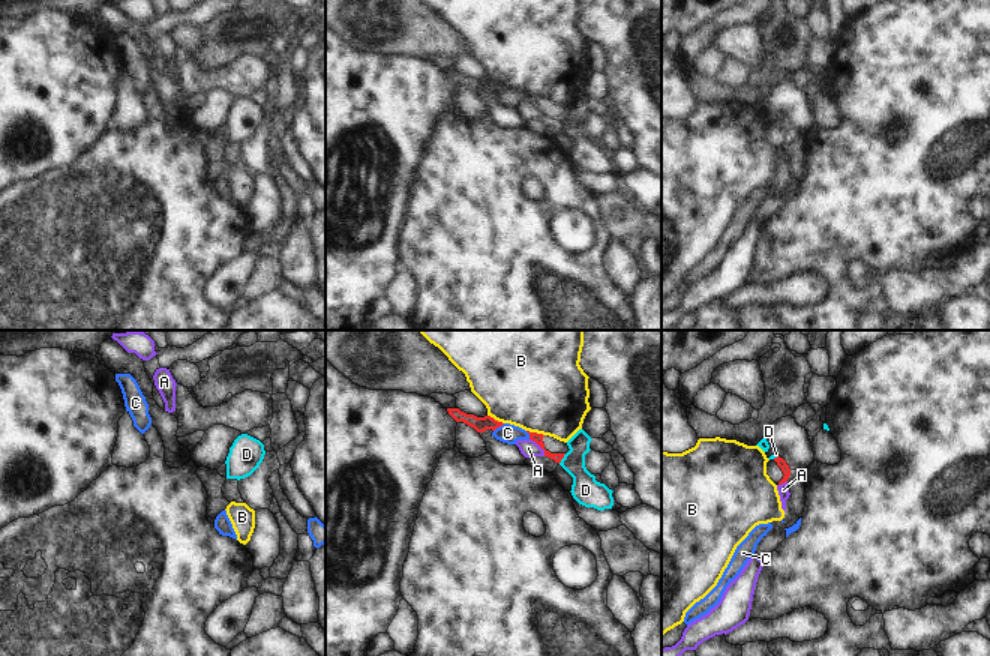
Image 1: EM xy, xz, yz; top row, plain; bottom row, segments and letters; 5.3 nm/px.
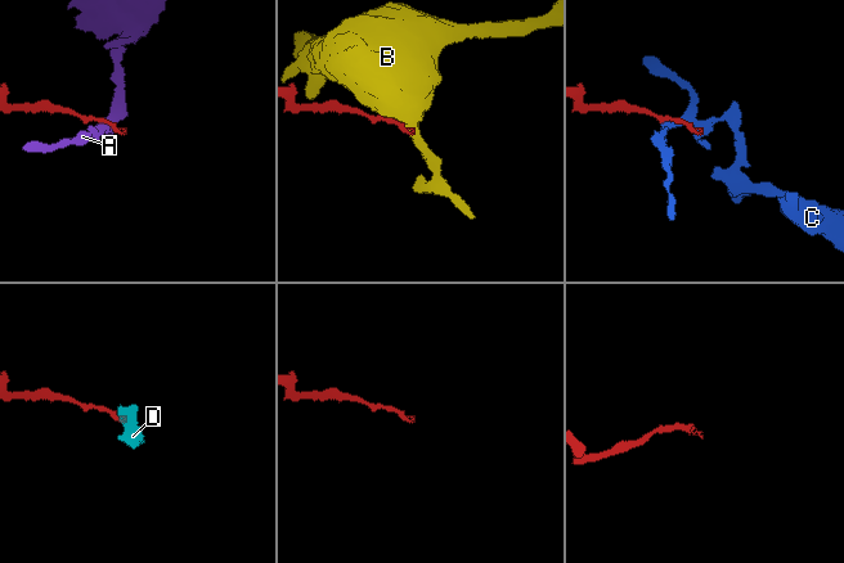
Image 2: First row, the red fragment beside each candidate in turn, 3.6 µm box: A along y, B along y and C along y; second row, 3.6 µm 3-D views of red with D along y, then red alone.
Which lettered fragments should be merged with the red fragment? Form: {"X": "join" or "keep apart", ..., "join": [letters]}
{"A": "keep apart", "B": "keep apart", "C": "keep apart", "D": "keep apart", "join": []}

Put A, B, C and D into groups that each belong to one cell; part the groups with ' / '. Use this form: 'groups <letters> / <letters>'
groups A / B / C / D

